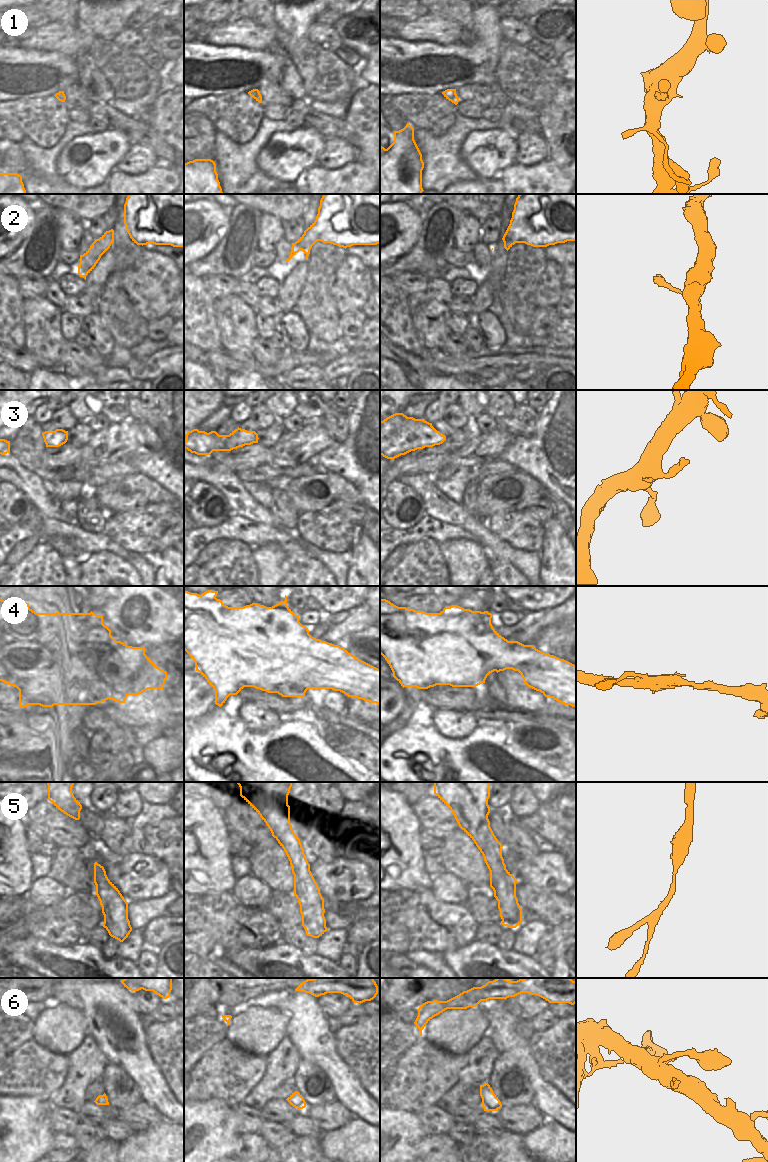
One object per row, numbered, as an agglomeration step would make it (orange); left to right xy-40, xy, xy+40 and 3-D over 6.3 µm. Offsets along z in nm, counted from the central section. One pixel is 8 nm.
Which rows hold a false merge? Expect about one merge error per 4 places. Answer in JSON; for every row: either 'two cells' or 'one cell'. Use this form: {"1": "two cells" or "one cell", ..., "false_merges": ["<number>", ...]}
{"1": "one cell", "2": "one cell", "3": "one cell", "4": "one cell", "5": "one cell", "6": "one cell", "false_merges": []}

